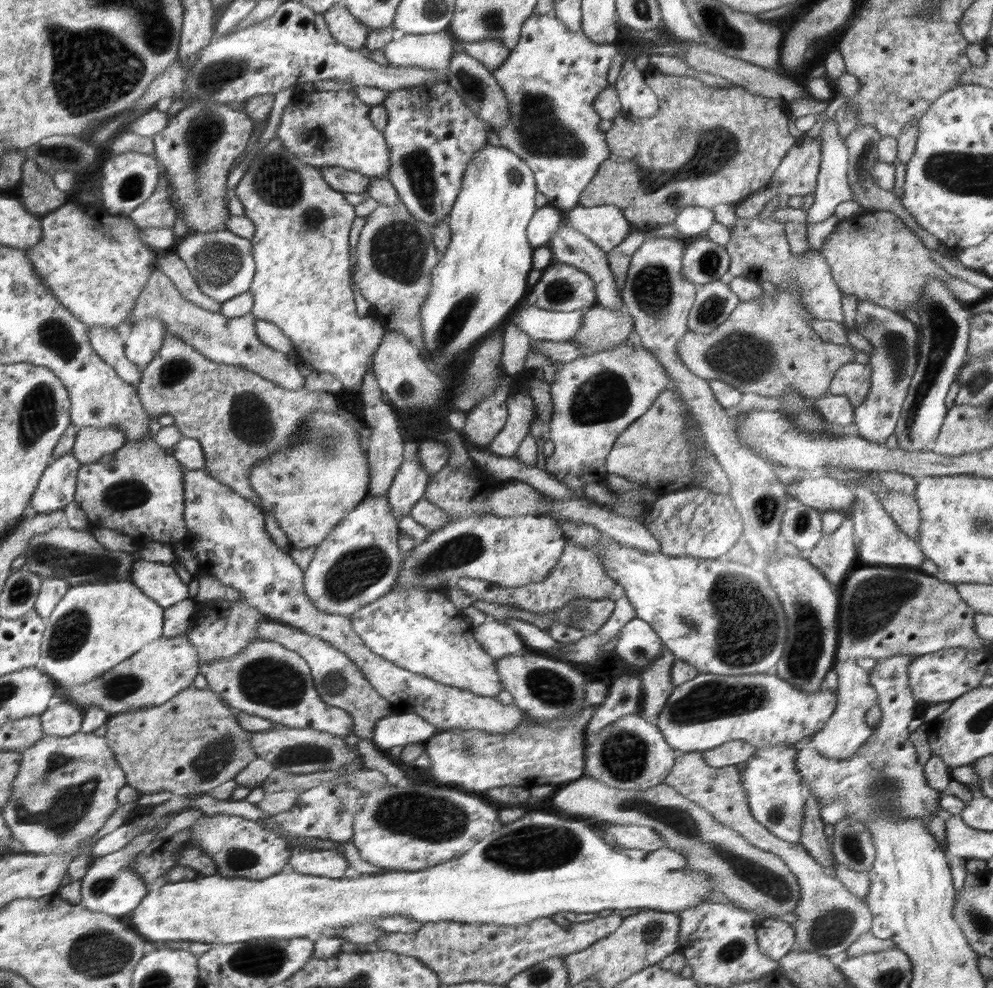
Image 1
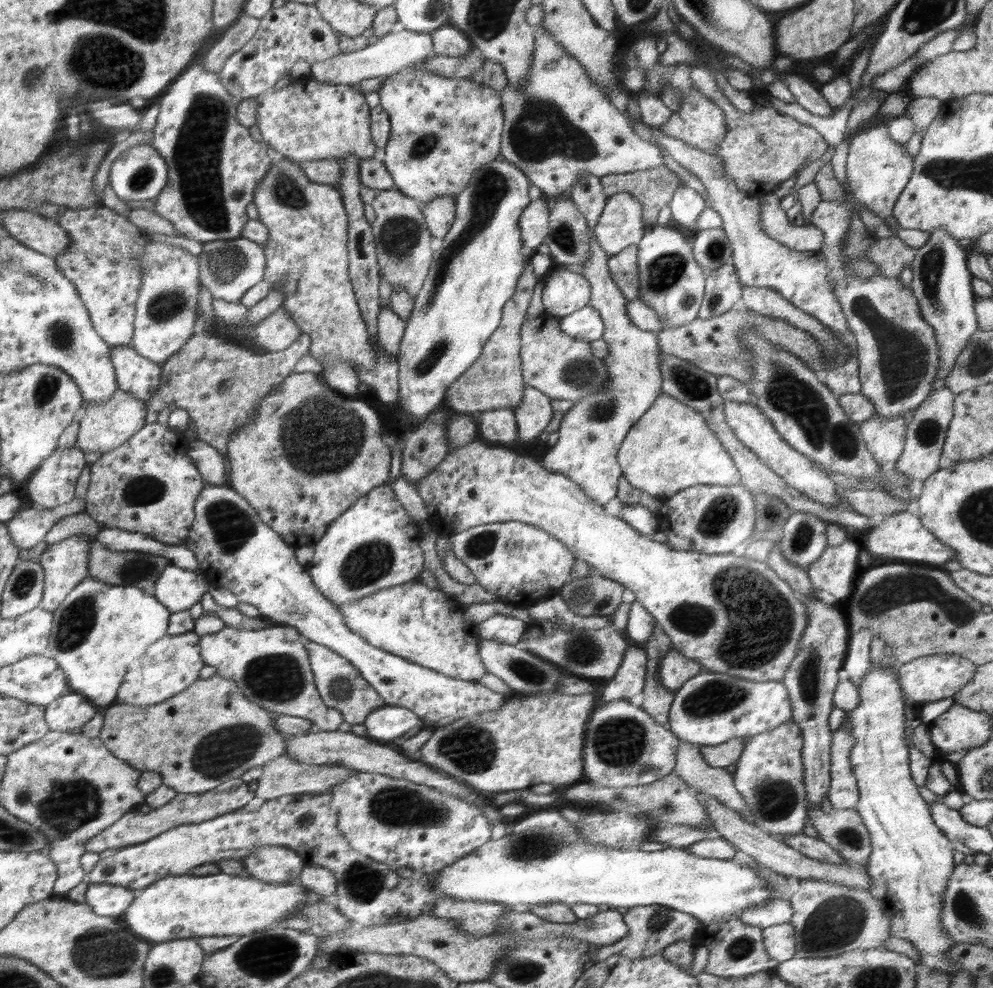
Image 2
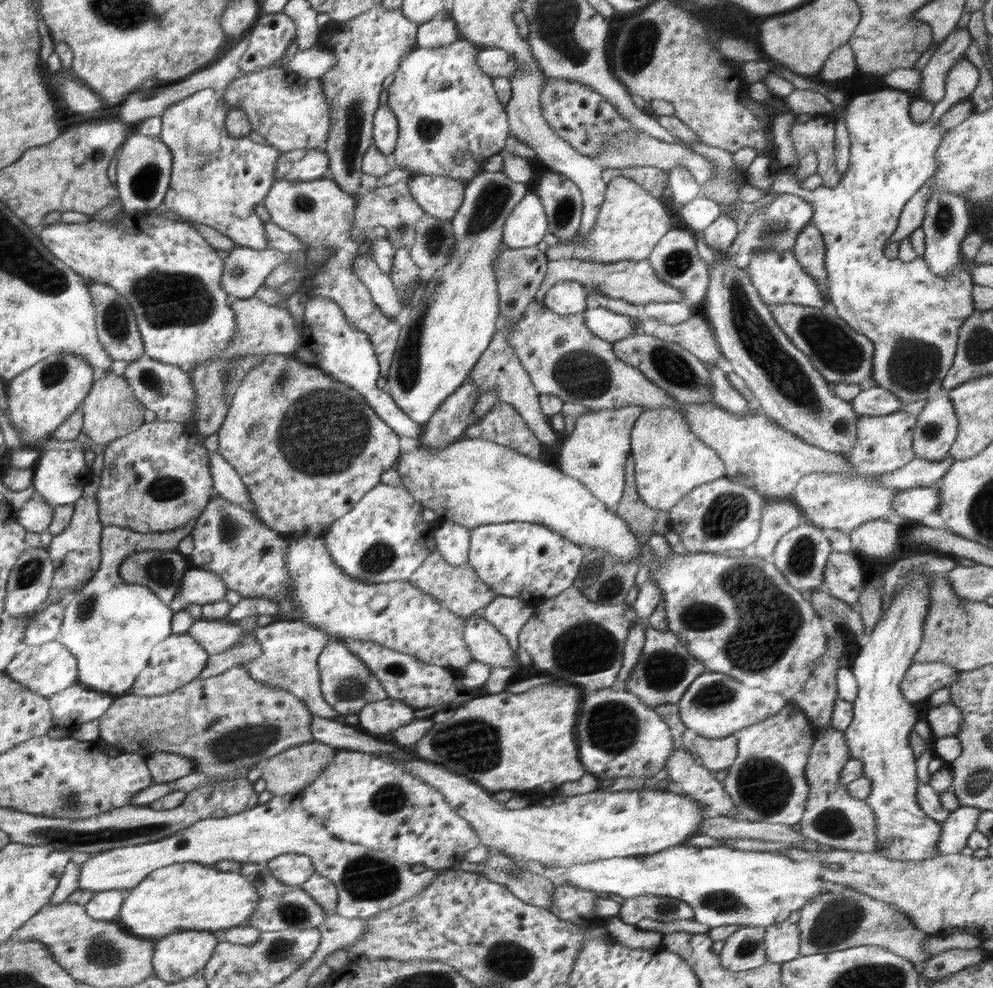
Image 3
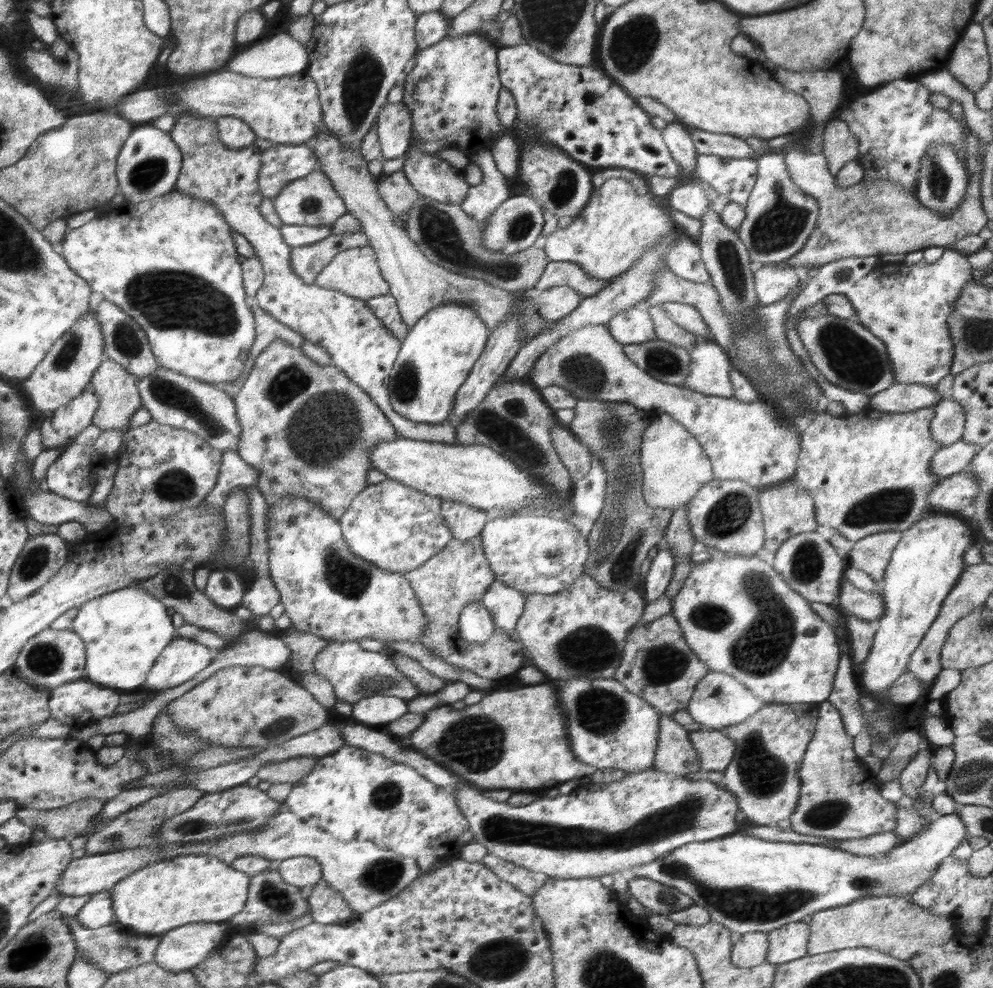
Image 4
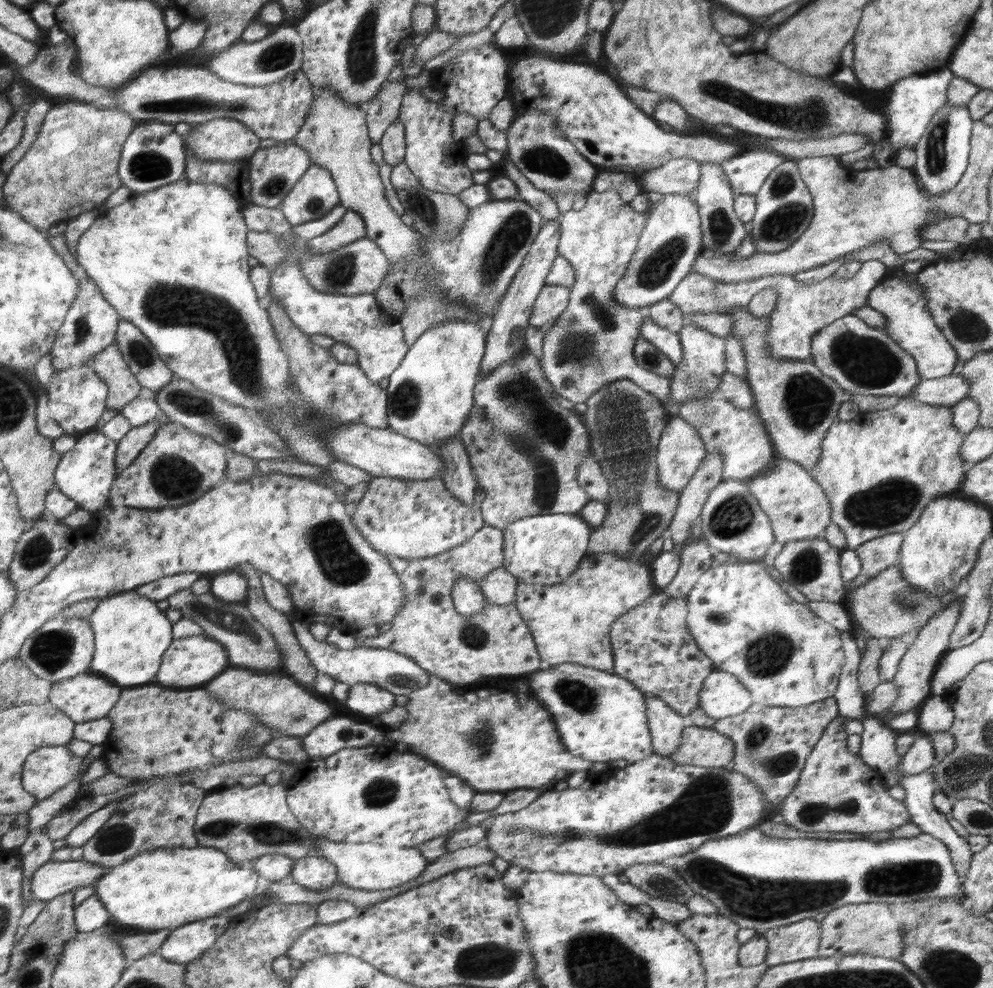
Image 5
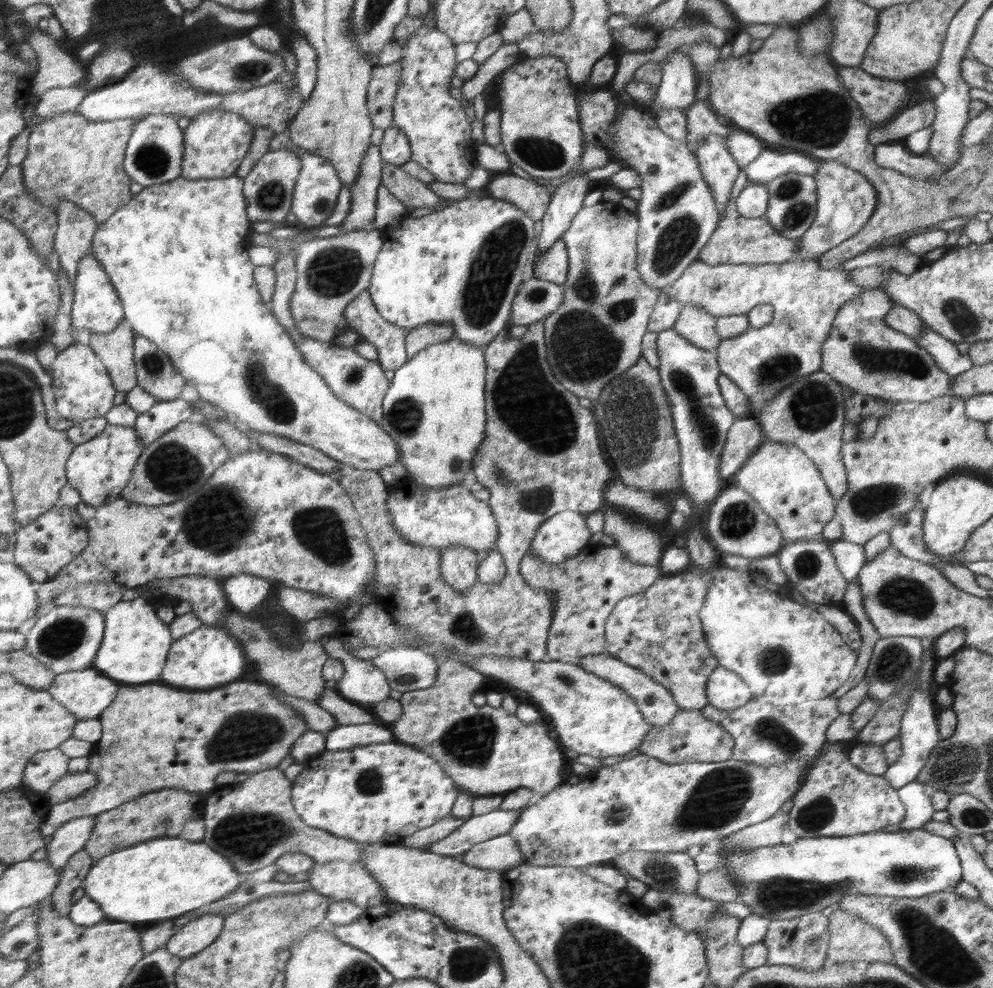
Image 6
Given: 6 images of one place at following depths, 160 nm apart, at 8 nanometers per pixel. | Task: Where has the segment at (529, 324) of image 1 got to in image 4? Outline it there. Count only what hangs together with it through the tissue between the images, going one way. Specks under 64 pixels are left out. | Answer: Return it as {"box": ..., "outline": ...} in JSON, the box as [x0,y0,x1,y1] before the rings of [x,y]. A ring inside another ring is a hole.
{"box":[606,303,658,345],"outline":[[[646,303],[619,312],[606,325],[612,338],[622,345],[658,339]]]}

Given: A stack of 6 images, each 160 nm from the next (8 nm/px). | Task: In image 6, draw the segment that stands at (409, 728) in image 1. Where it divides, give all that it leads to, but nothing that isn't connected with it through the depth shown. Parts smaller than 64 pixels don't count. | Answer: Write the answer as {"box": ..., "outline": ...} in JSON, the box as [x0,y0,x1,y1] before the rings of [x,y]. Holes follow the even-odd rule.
{"box":[319,635,391,705],"outline":[[[326,635],[320,637],[319,641],[330,658],[343,662],[344,675],[334,687],[342,697],[358,705],[376,705],[387,700],[391,685],[382,670],[376,668],[369,660],[357,659],[350,655],[344,650],[343,642],[334,637]]]}

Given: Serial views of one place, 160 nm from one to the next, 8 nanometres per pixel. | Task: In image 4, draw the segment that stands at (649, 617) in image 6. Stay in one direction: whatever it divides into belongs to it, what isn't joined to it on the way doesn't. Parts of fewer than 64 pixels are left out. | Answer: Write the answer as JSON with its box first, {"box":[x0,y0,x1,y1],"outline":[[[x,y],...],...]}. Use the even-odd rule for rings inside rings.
{"box":[614,612,710,714],"outline":[[[670,612],[652,622],[641,622],[640,620],[627,632],[626,646],[614,679],[630,692],[636,693],[640,698],[643,698],[644,701],[648,702],[648,705],[651,705],[658,712],[674,714],[678,710],[686,709],[696,683],[701,678],[704,678],[708,671],[710,671],[709,666],[690,650],[676,617]]]}

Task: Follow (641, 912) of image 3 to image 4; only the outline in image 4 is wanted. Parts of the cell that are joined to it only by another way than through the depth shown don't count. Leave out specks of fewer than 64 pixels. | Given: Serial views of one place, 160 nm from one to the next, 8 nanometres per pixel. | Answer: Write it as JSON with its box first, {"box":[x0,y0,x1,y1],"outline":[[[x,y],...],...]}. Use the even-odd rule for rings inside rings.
{"box":[628,878,694,917],"outline":[[[636,878],[628,882],[628,886],[631,896],[656,917],[680,912],[694,905],[694,901],[687,894],[682,894],[677,888],[660,884],[655,880]]]}

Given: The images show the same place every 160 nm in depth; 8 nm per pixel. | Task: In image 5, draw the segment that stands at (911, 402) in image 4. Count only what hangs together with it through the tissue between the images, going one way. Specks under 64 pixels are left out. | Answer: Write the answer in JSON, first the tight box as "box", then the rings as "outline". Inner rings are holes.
{"box":[909,374,969,406],"outline":[[[950,374],[945,377],[921,380],[909,396],[924,404],[952,406],[968,397],[968,391],[969,380],[966,380],[962,374],[957,376]]]}

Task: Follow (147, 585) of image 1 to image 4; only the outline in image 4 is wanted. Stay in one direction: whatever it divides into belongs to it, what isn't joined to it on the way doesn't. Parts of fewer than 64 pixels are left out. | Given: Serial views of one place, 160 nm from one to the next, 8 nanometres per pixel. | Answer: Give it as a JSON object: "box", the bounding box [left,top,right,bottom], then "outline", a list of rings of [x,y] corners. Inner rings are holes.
{"box":[204,569,246,608],"outline":[[[213,569],[204,593],[218,607],[236,608],[241,605],[246,584],[234,569]]]}

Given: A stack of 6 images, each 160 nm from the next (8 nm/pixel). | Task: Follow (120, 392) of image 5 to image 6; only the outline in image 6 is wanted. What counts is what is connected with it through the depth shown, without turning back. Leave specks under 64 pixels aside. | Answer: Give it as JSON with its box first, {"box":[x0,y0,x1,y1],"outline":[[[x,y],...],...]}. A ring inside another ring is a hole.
{"box":[90,319,138,392],"outline":[[[125,319],[108,334],[91,334],[90,346],[111,374],[115,390],[128,392],[138,384],[135,364],[135,331]]]}

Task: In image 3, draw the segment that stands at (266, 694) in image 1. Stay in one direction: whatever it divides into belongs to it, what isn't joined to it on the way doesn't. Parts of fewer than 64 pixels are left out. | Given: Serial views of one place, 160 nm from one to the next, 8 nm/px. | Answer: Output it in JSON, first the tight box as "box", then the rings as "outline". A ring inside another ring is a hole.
{"box":[187,618,337,719],"outline":[[[202,618],[194,621],[187,632],[196,638],[200,646],[203,646],[209,655],[227,652],[243,636],[240,625]],[[275,620],[266,626],[256,627],[253,630],[253,637],[261,644],[261,653],[251,661],[238,665],[244,666],[252,678],[267,684],[270,688],[285,690],[296,695],[296,698],[299,698],[302,703],[308,705],[308,711],[312,712],[312,715],[328,719],[336,718],[337,713],[334,708],[330,707],[327,700],[323,698],[322,679],[319,677],[318,658],[326,648],[327,641],[330,641],[330,637],[324,631],[319,631],[316,627],[307,625],[300,620]]]}

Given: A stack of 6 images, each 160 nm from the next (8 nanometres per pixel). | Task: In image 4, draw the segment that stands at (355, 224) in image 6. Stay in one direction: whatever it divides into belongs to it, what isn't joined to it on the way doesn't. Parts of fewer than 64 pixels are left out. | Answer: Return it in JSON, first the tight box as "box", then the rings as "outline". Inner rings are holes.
{"box":[292,232,369,284],"outline":[[[362,232],[331,235],[326,239],[306,246],[292,247],[292,271],[296,276],[313,284],[318,274],[327,266],[336,254],[354,248],[369,246],[368,238]]]}

